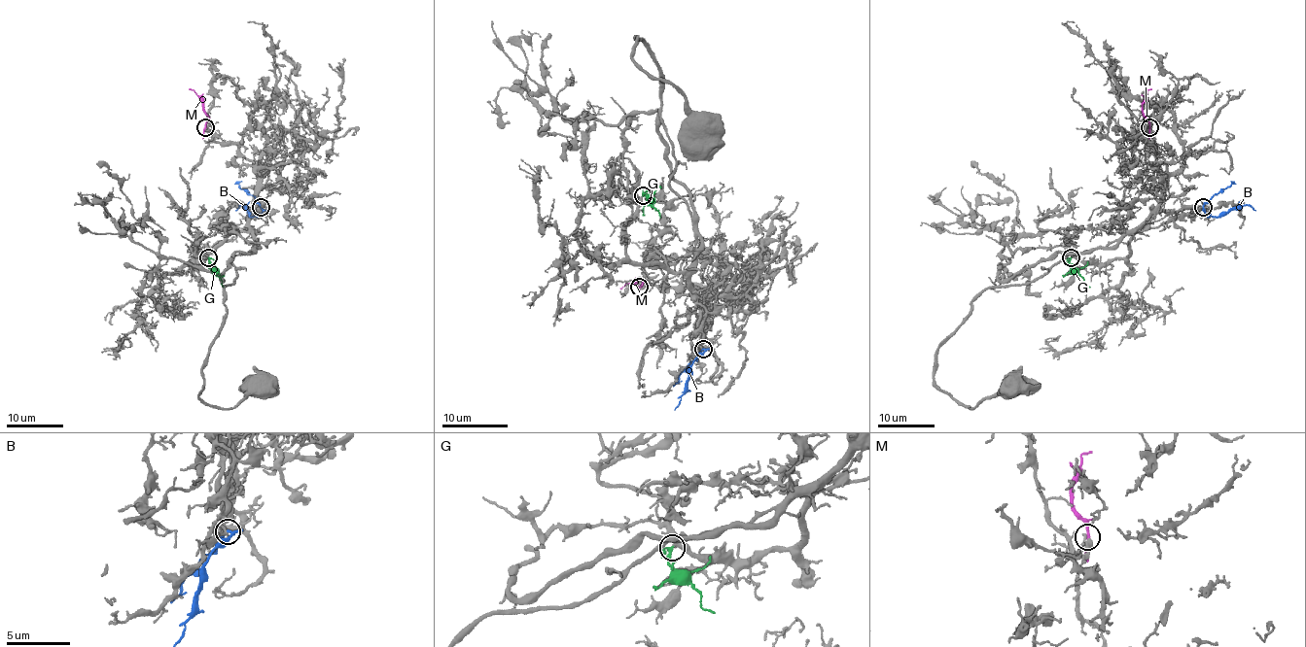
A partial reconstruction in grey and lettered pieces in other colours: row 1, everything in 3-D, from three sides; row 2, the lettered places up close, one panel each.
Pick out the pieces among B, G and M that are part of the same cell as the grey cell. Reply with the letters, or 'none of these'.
none of these

